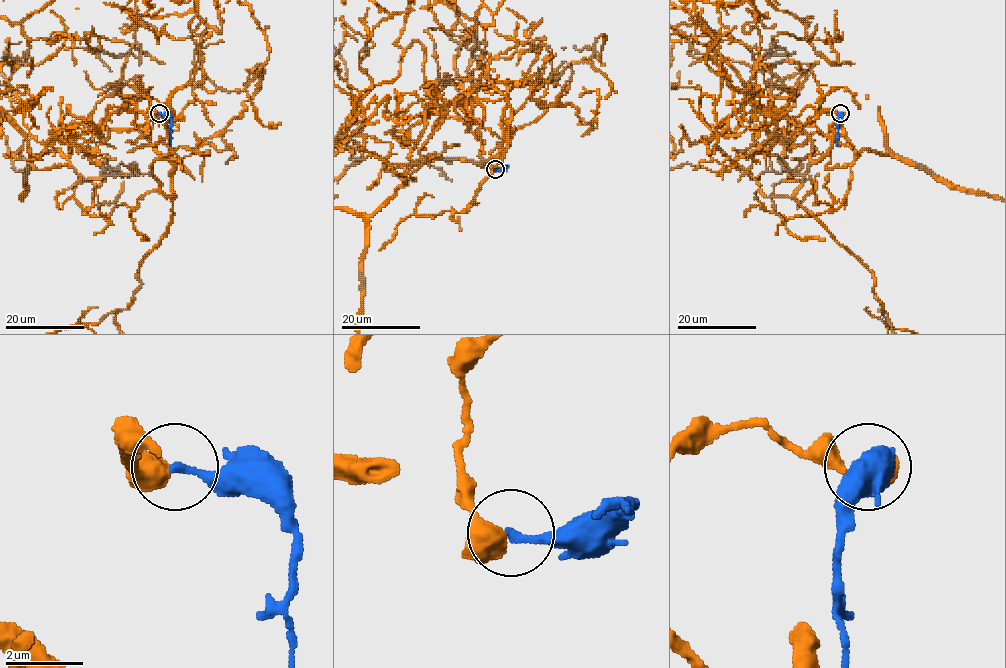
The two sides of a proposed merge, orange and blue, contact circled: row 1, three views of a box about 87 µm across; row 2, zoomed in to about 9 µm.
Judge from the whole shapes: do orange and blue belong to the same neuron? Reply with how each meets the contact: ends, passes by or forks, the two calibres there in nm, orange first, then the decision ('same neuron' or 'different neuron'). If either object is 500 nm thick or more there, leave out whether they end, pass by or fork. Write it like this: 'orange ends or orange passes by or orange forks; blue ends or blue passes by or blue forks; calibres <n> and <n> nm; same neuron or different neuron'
orange passes by; blue ends; calibres 440 and 200 nm; different neuron

